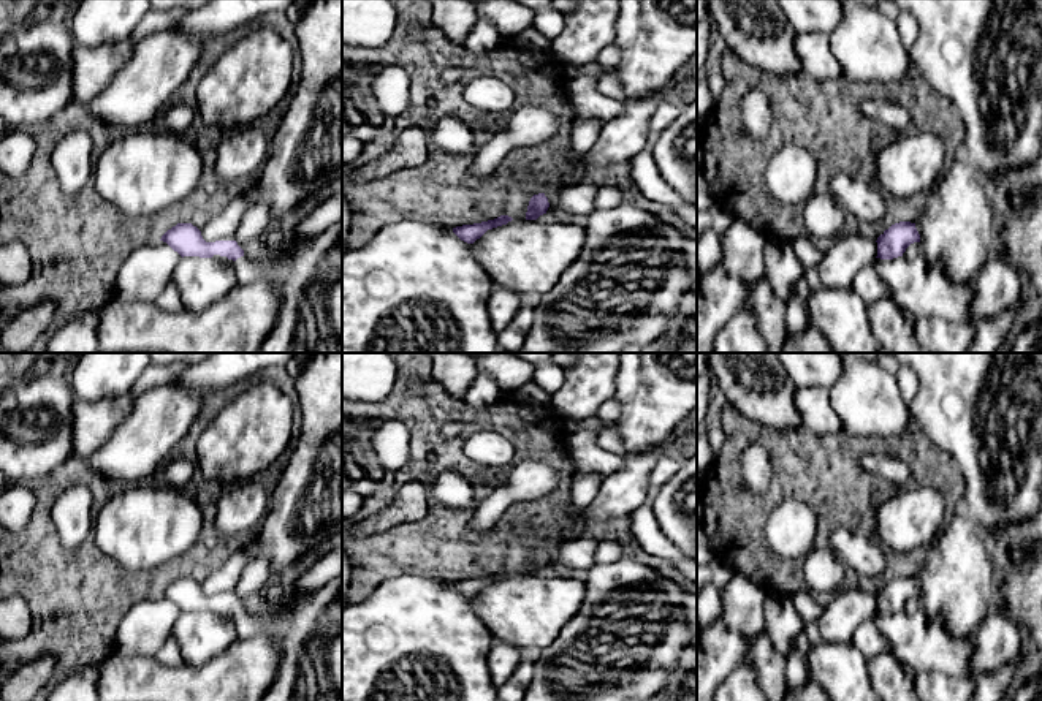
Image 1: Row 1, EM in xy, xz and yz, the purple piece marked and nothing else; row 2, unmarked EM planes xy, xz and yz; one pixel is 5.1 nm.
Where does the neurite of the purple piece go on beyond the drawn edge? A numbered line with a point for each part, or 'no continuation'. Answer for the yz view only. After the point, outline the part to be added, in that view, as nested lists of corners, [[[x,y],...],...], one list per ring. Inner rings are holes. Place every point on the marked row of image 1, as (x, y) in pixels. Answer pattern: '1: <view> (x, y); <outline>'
no continuation

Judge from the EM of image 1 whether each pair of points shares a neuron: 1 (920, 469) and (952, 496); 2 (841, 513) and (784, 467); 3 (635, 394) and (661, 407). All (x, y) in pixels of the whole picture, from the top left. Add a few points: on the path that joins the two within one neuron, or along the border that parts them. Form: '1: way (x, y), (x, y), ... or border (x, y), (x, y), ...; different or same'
1: way (928, 469), (947, 488); same
2: way (827, 499), (798, 470); same
3: way (642, 394), (648, 394), (654, 401); same

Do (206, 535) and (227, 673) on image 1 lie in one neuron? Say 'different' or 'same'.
different

